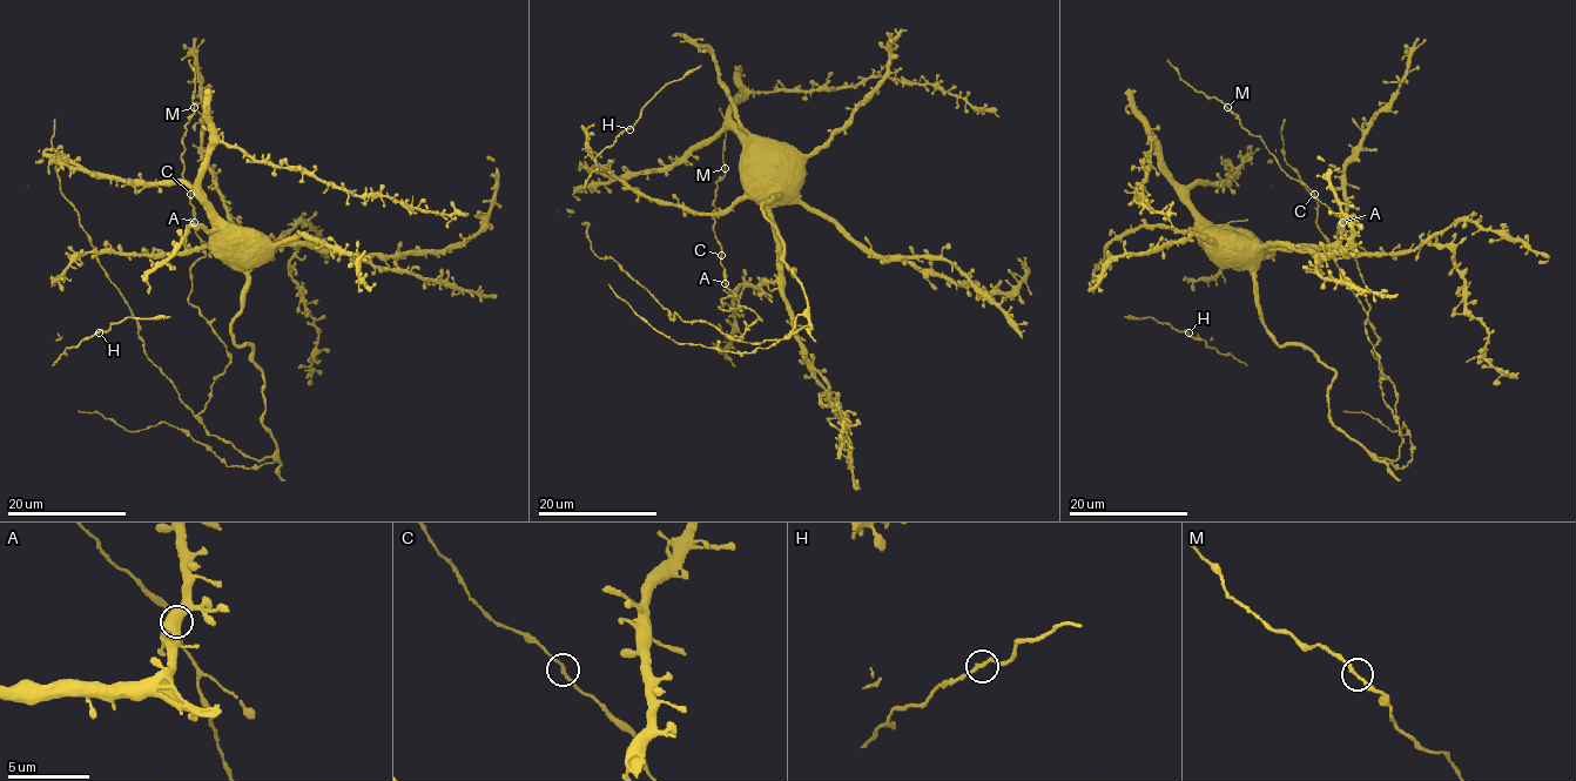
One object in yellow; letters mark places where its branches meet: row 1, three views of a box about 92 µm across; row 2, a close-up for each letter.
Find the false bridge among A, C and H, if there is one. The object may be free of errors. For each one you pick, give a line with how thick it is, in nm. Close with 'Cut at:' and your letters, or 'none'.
Cut at: none

